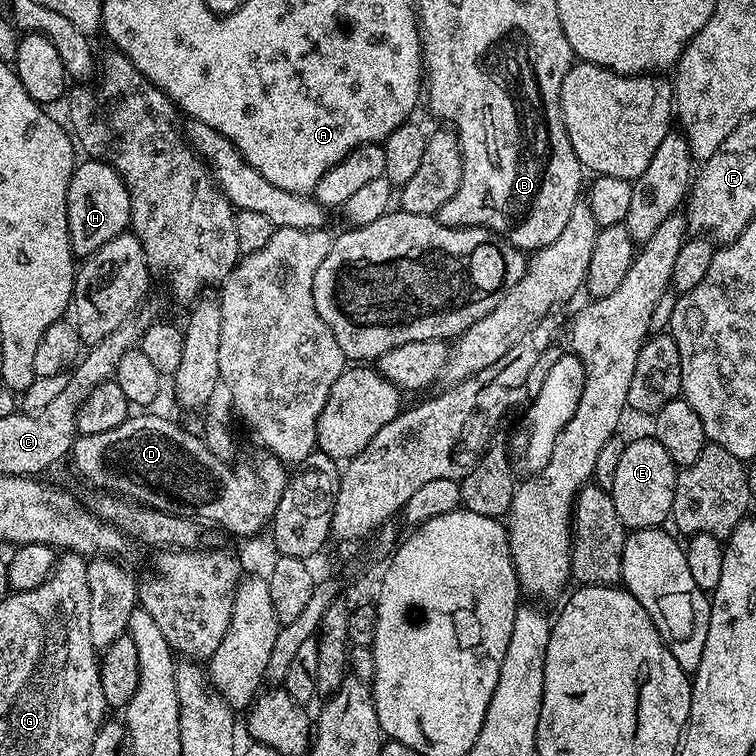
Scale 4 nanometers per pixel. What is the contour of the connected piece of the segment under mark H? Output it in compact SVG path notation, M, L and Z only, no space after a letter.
M88 158L77 163L67 193L68 229L73 256L83 258L94 254L94 250L106 246L110 238L129 231L132 219L128 188L124 184L124 179L105 161Z

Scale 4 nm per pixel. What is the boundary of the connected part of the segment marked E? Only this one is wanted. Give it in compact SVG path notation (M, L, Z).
M651 435L640 436L637 440L629 439L622 450L622 459L618 471L614 474L614 486L611 488L614 510L618 510L618 518L622 518L625 529L659 528L672 515L674 506L674 486L678 465L672 461L670 454Z

